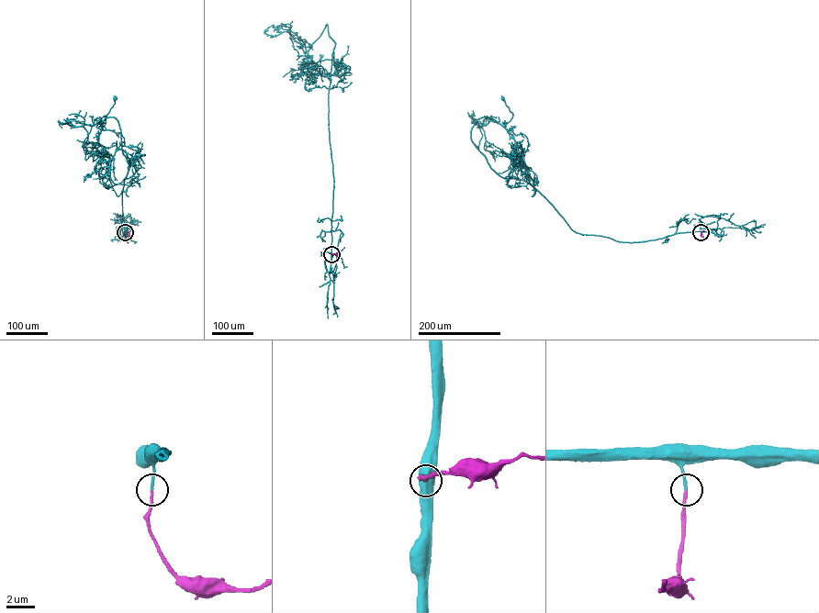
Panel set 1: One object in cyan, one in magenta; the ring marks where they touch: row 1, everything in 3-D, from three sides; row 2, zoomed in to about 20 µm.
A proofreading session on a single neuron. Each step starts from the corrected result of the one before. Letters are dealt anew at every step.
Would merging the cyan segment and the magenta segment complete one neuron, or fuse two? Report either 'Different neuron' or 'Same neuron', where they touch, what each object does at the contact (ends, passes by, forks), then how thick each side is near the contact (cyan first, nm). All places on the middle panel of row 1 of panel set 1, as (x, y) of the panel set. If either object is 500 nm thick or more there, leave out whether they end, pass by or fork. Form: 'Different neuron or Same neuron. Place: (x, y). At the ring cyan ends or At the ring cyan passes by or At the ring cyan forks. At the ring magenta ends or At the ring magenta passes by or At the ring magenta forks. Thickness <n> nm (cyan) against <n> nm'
Same neuron. Place: (331, 254). At the ring cyan ends. At the ring magenta ends. Thickness 190 nm (cyan) against 200 nm

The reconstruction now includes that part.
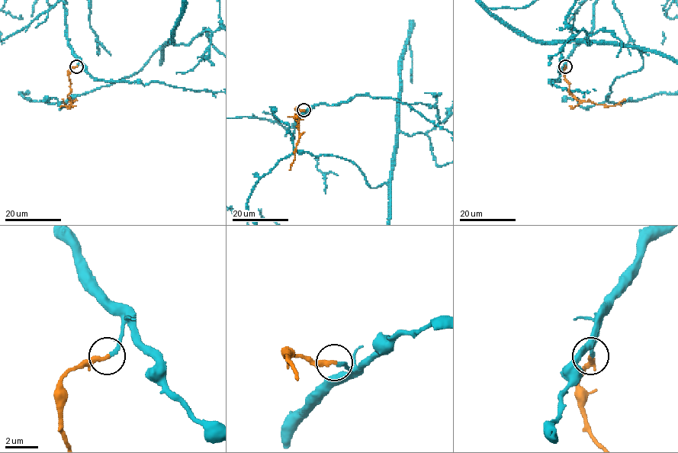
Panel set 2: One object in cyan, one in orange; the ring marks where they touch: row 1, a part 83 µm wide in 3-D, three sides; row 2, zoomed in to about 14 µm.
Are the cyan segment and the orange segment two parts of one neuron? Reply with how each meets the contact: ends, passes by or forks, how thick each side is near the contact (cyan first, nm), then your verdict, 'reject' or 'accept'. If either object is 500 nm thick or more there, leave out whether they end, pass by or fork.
cyan ends there; orange ends there; 240 nm thick on the cyan side, 320 nm on the other; accept

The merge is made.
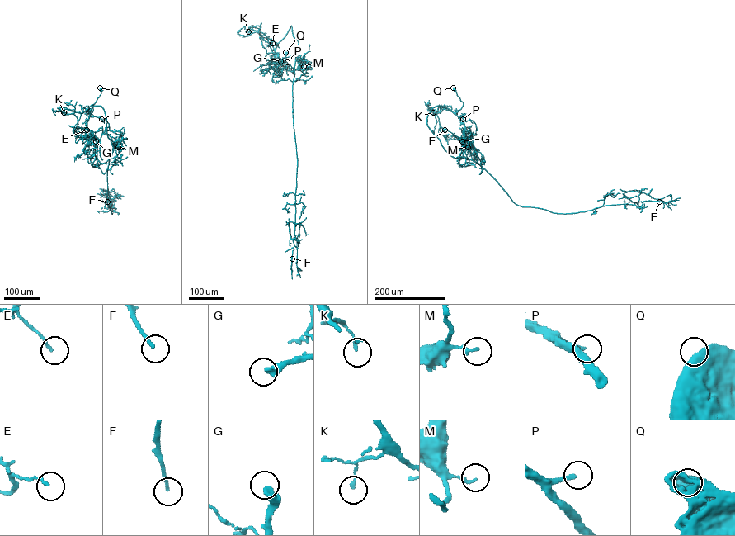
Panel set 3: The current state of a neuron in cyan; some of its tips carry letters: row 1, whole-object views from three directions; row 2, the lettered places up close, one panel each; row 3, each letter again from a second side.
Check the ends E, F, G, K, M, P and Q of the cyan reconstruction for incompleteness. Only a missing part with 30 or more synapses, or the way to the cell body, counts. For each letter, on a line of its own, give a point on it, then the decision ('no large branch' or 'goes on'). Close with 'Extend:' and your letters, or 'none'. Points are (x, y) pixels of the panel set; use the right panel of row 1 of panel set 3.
E: (445, 130) | no large branch
F: (659, 201) | goes on
G: (462, 141) | goes on
K: (433, 112) | no large branch
M: (468, 147) | no large branch
P: (463, 119) | goes on
Q: (453, 87) | no large branch
Extend: F, G, P

